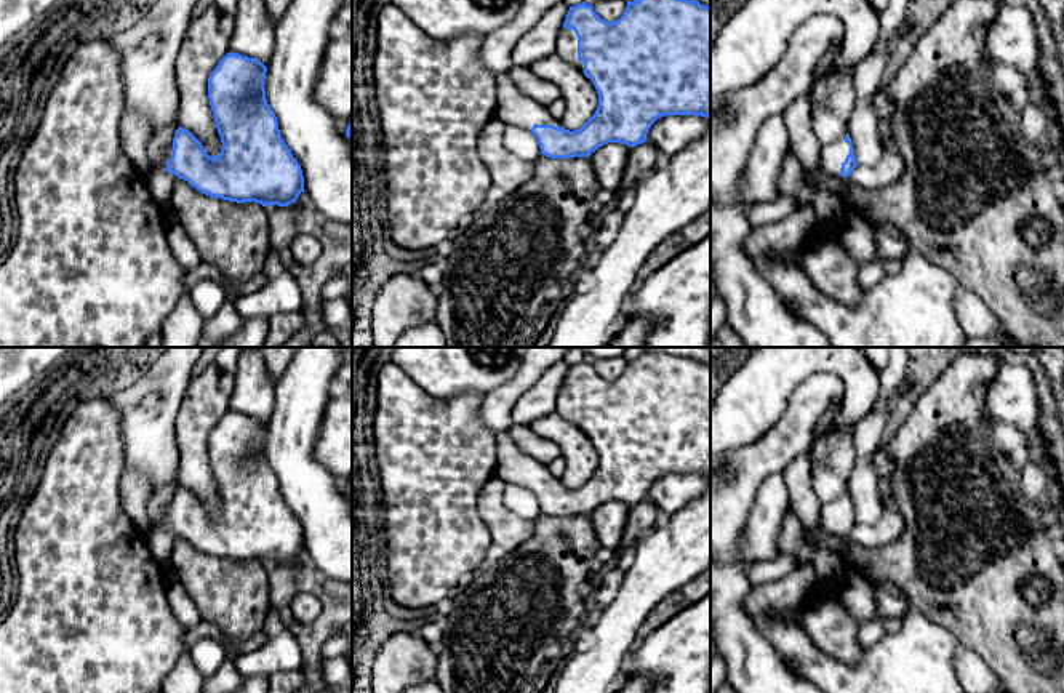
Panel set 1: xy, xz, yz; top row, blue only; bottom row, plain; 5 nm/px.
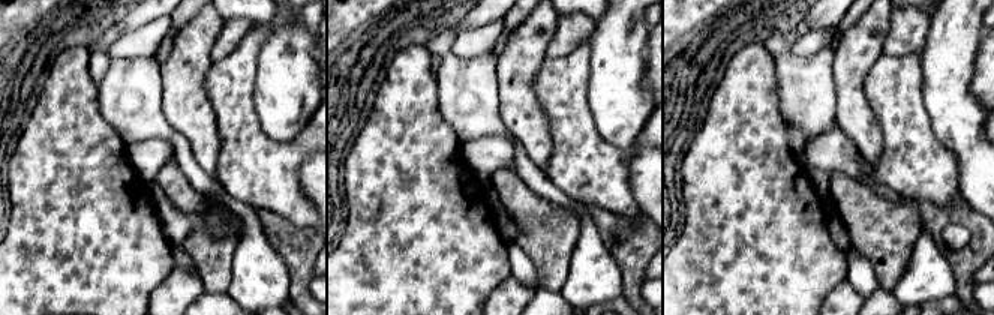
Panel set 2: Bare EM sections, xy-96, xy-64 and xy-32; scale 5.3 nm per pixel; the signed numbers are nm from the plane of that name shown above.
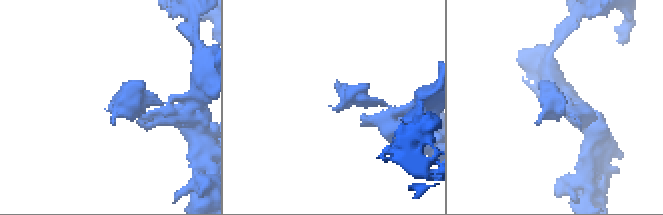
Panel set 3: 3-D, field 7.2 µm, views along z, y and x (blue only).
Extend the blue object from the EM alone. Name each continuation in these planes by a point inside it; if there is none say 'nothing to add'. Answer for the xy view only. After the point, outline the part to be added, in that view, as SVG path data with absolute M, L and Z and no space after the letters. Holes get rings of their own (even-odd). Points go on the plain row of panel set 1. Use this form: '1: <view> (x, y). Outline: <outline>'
1: xy (162, 522). Outline: M173 501L166 506L165 514L157 522L147 522L149 528L166 528L166 522L170 520L173 514Z

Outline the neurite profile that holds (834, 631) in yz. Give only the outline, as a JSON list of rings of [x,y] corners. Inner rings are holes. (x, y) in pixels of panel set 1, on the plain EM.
[[[813,586],[803,605],[762,615],[802,624],[821,651],[846,666],[856,666],[864,655],[858,640],[861,624],[846,611],[838,592],[821,592]]]

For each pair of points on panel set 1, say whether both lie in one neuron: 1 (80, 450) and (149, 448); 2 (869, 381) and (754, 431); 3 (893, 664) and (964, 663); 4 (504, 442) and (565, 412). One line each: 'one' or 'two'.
1: two
2: one
3: two
4: one

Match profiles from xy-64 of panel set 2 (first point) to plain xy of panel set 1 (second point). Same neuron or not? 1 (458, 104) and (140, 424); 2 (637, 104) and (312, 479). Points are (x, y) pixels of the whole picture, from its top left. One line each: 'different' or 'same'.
1: same
2: same

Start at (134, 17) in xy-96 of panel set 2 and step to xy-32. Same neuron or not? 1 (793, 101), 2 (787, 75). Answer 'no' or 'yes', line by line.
1: yes
2: yes

